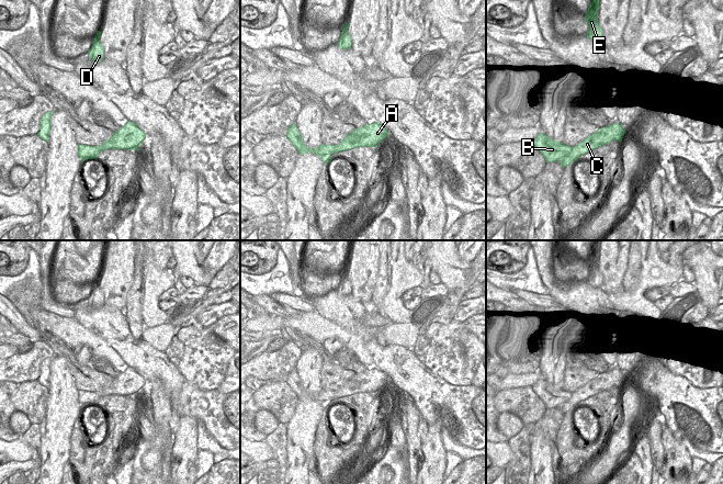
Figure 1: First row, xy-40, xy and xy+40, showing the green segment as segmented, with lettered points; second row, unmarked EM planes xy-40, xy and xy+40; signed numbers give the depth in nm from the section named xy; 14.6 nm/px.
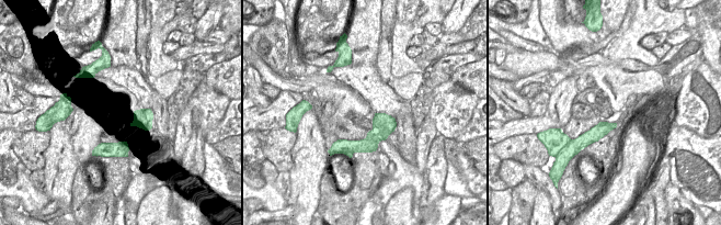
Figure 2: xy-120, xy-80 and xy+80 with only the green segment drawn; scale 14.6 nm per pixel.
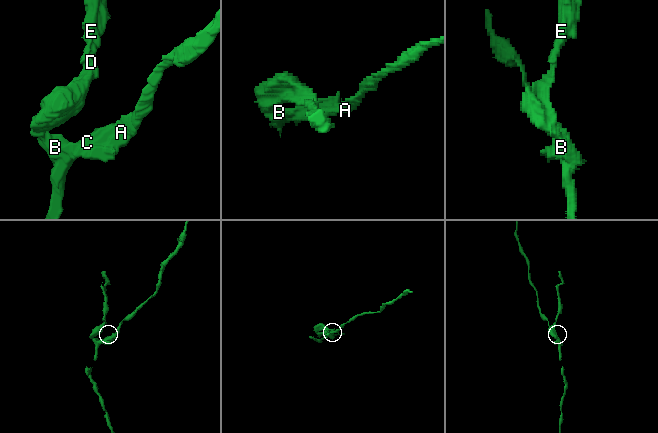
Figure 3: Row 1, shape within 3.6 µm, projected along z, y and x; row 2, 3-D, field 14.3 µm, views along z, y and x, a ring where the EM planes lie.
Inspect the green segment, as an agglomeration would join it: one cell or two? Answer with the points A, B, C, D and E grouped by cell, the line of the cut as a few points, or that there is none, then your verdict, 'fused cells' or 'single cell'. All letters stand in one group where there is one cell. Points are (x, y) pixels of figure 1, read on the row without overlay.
groups A C / B D E; cut xy+40 (567, 391), (568, 398), (557, 406); fused cells

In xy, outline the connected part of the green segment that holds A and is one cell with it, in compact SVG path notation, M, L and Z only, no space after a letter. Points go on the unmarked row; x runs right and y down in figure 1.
M379 368L365 370L354 374L338 391L321 390L323 397L318 403L327 410L332 406L332 399L353 395L357 393L377 393L388 382L387 375Z

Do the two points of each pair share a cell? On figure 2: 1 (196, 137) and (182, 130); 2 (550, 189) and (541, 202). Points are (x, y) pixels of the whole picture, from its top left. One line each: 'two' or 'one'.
1: two
2: two

